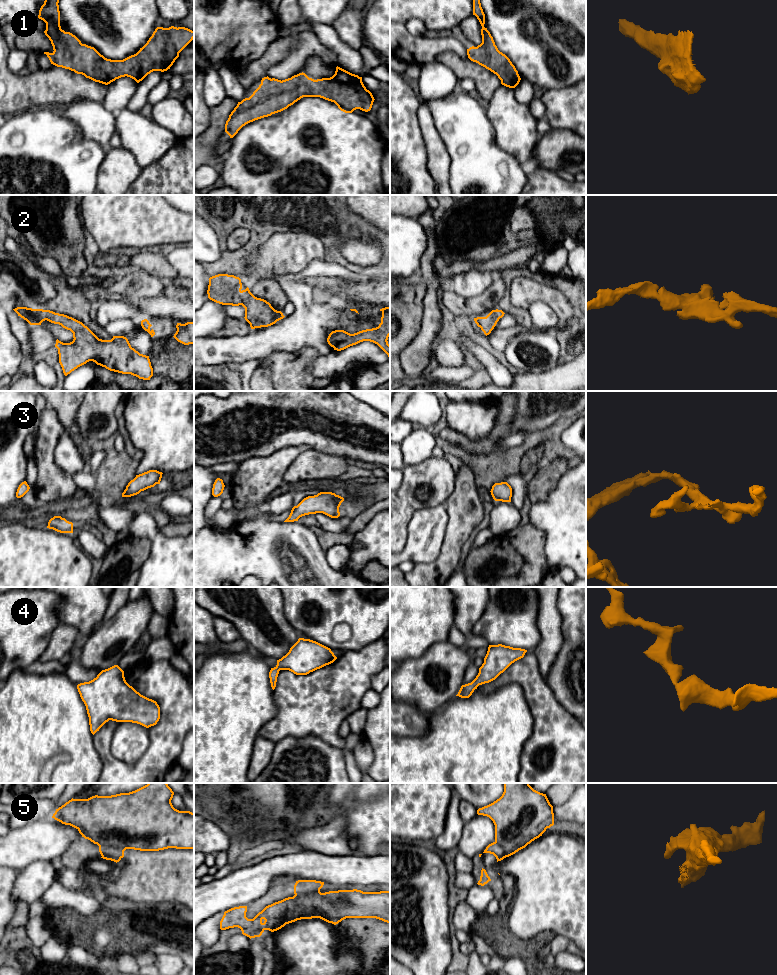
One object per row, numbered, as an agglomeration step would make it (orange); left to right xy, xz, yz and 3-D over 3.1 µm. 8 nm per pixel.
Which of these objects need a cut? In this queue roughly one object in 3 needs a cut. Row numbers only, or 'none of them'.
5

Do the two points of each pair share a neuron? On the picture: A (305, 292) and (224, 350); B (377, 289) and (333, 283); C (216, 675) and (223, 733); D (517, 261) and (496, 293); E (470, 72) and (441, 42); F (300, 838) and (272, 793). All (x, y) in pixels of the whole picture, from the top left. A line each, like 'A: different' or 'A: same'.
A: same
B: same
C: same
D: different
E: different
F: different

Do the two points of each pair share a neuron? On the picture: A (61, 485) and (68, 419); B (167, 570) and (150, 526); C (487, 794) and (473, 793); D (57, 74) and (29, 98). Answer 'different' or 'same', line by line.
A: different
B: same
C: same
D: same

